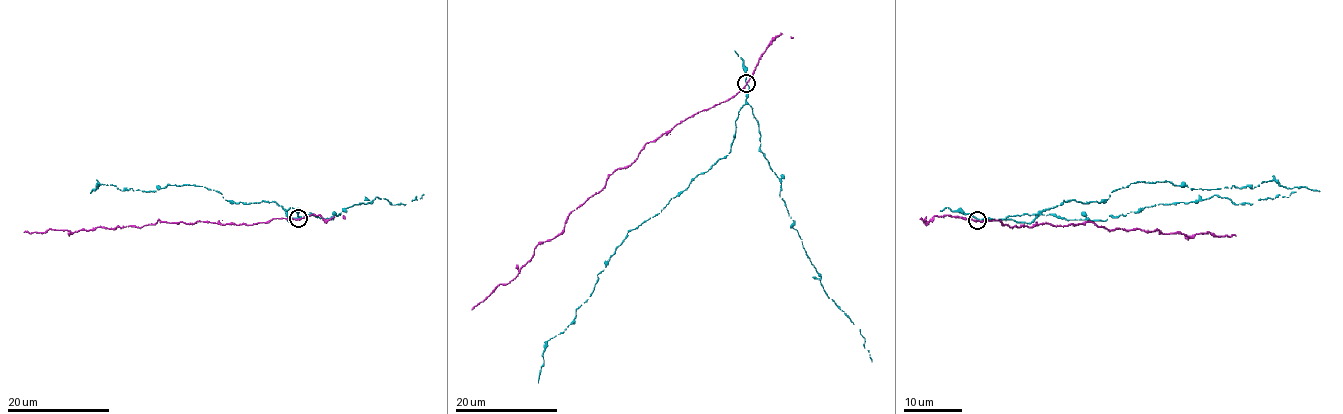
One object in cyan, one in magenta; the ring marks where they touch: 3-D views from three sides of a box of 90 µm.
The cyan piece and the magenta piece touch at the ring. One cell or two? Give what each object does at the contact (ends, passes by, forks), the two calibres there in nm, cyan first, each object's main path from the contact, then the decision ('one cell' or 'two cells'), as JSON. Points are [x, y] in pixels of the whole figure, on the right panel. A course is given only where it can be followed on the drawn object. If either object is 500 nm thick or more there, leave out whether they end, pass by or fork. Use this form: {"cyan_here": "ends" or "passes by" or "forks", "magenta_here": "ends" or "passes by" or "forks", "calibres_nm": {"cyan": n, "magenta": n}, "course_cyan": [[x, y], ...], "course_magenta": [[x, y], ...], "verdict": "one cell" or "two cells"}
{"cyan_here": "passes by", "magenta_here": "passes by", "calibres_nm": {"cyan": 180, "magenta": 240}, "course_cyan": [[977, 219], [1029, 224], [1064, 200], [1103, 202], [1111, 191], [1144, 181], [1252, 189], [1273, 180], [1319, 191]], "course_magenta": [[977, 219], [994, 219], [1009, 226], [1093, 222], [1108, 229], [1236, 235]], "verdict": "two cells"}

